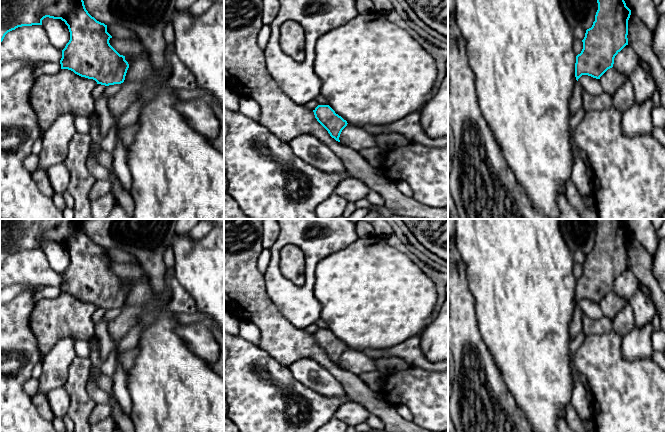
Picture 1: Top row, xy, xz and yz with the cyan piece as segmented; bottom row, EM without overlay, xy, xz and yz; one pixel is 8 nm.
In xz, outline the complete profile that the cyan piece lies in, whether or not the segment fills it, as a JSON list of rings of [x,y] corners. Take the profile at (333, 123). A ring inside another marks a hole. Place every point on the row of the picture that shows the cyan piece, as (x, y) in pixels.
[[[318,105],[313,112],[317,121],[328,131],[330,136],[340,142],[339,137],[347,126],[347,121],[336,114],[329,105]]]

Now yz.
[[[597,0],[598,10],[595,21],[591,28],[586,30],[582,40],[583,49],[576,56],[575,77],[576,80],[582,75],[588,75],[596,79],[613,67],[615,56],[628,45],[628,20],[631,10],[624,0]]]

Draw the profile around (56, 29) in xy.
[[[46,17],[42,20],[42,26],[51,44],[58,50],[63,50],[70,40],[70,32],[65,22],[61,19]]]

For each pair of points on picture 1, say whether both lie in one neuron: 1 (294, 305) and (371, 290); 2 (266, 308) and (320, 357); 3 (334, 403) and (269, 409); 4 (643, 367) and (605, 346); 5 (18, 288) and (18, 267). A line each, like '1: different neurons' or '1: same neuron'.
1: different neurons
2: same neuron
3: same neuron
4: same neuron
5: different neurons

